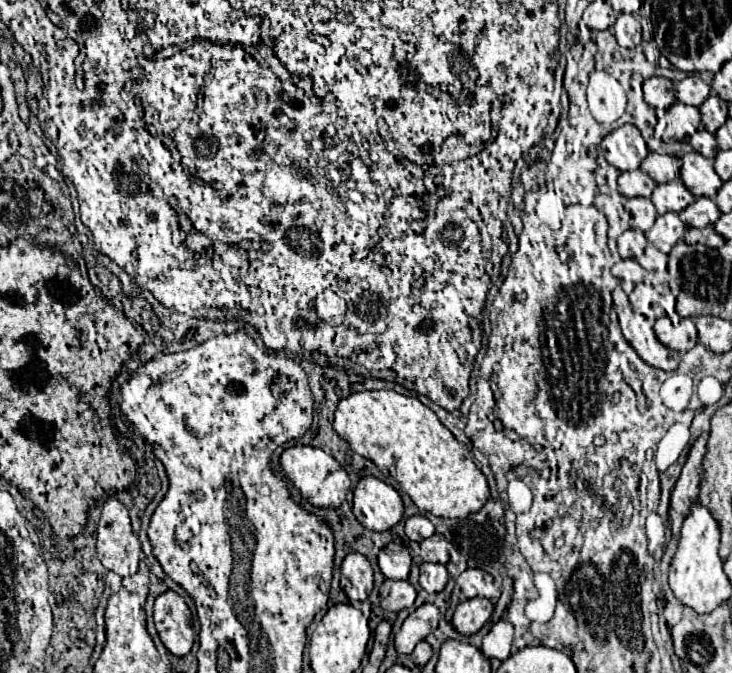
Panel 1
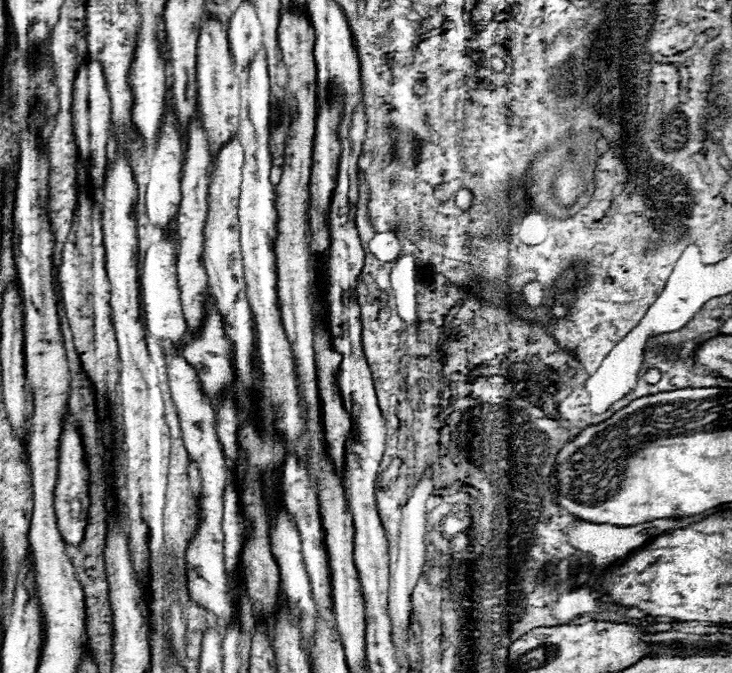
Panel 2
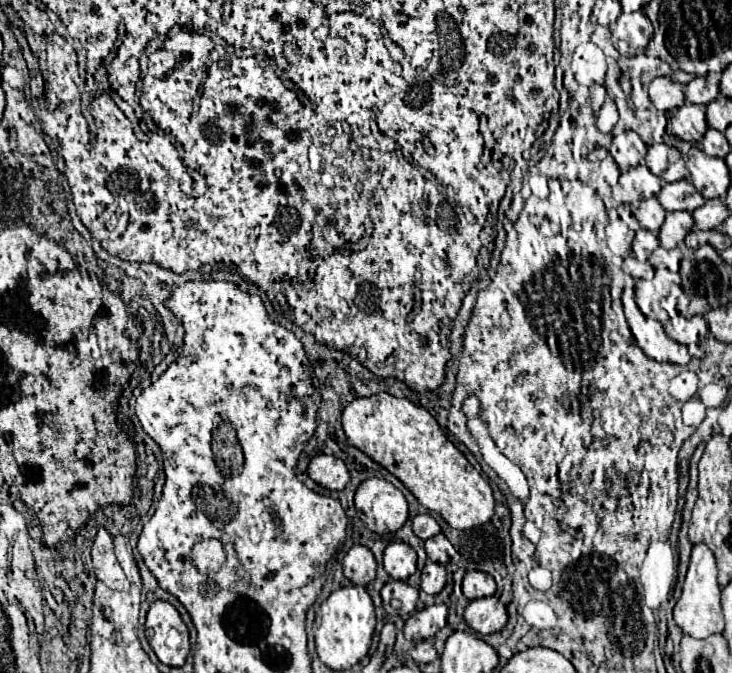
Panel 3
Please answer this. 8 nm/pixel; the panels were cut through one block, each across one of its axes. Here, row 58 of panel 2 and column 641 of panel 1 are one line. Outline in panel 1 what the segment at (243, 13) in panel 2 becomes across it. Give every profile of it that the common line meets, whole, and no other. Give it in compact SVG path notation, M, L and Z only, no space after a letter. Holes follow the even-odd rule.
M626 230L620 238L618 238L618 252L622 258L638 258L644 248L646 248L648 240L644 238L642 232L638 230Z

